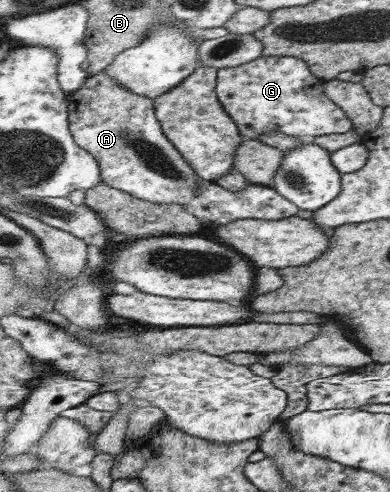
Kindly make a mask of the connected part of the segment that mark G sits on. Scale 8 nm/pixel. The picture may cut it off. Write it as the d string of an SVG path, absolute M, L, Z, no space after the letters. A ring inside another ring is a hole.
M261 56L237 66L216 69L216 97L220 105L236 123L237 130L249 139L265 133L283 133L287 136L307 139L324 134L341 134L352 130L347 115L324 94L324 80L313 76L307 63L296 56Z

